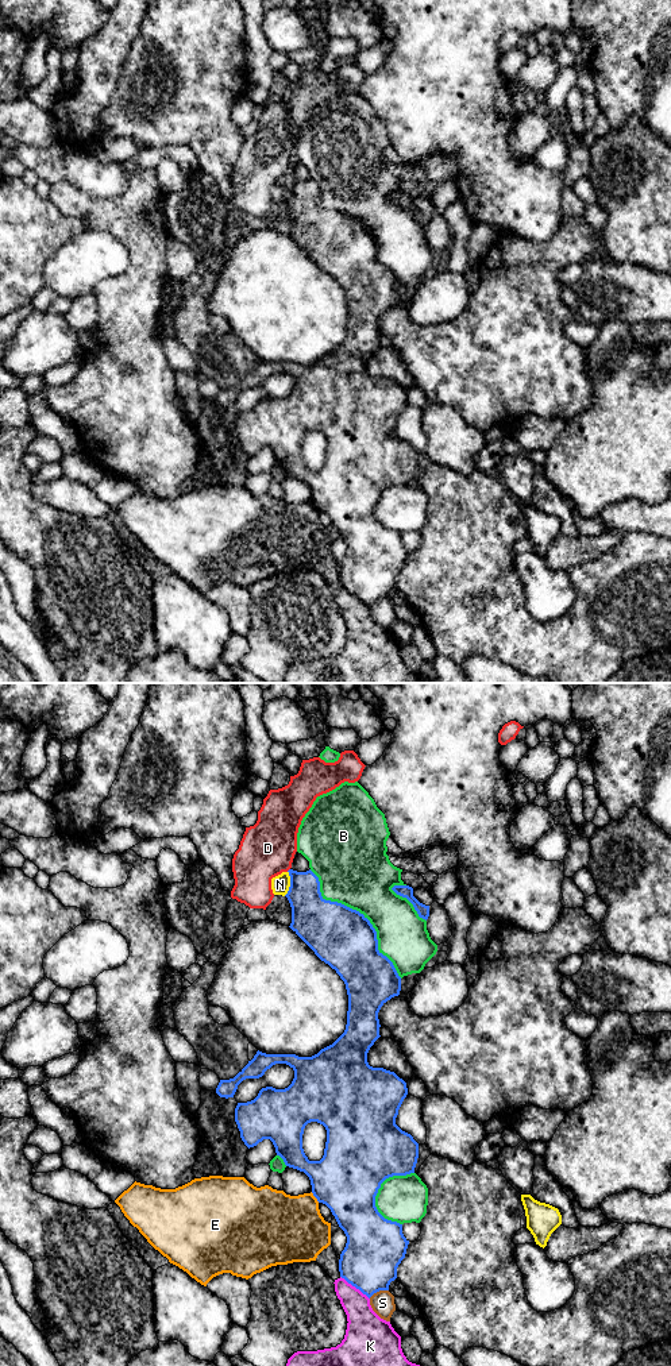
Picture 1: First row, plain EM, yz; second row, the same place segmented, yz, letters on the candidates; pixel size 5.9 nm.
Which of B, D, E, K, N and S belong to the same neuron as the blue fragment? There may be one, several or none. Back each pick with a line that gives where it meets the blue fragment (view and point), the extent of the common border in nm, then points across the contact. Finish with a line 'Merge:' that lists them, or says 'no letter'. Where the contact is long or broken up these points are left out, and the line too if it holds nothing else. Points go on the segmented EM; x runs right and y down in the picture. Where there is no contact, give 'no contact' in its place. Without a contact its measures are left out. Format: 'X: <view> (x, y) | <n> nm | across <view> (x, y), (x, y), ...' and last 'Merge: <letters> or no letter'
Merge: no letter

